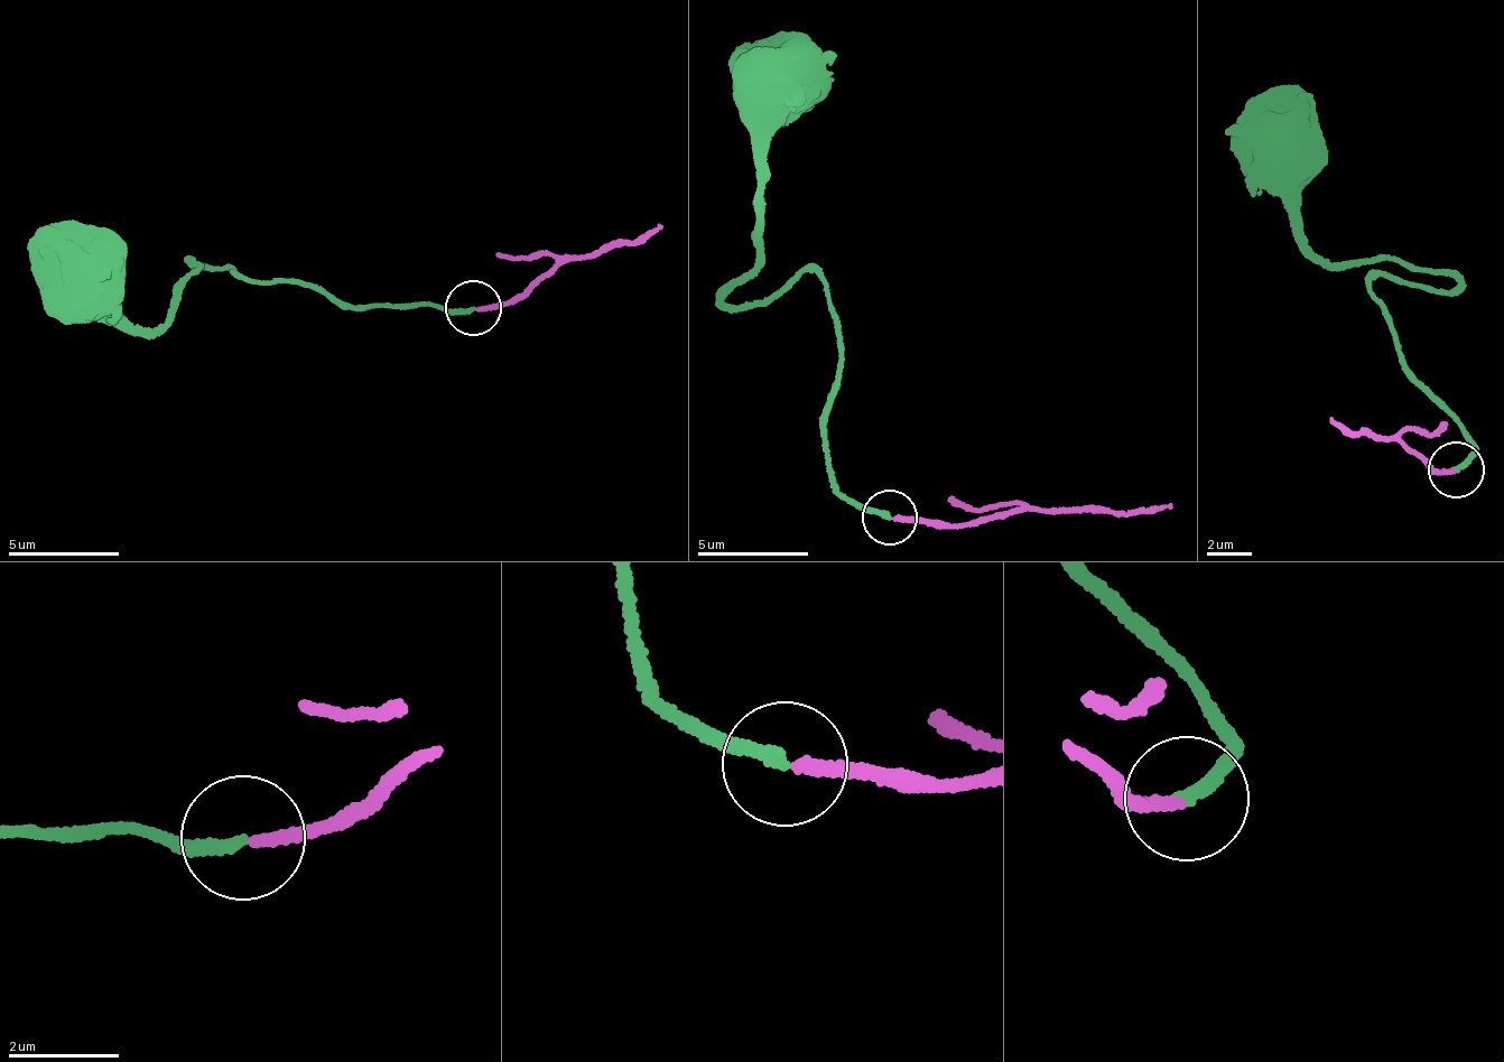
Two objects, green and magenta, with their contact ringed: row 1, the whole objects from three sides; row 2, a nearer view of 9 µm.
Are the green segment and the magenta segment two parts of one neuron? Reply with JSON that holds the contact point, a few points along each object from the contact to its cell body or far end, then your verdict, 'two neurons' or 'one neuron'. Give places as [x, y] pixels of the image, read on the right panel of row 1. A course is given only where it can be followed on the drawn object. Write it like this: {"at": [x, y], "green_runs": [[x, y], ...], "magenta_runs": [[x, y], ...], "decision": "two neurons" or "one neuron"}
{"at": [1456, 469], "green_runs": [[1456, 469], [1465, 436], [1400, 365], [1370, 283], [1454, 277], [1311, 253], [1279, 146]], "magenta_runs": [[1456, 469], [1441, 476], [1392, 438], [1358, 436], [1329, 416]], "decision": "one neuron"}

